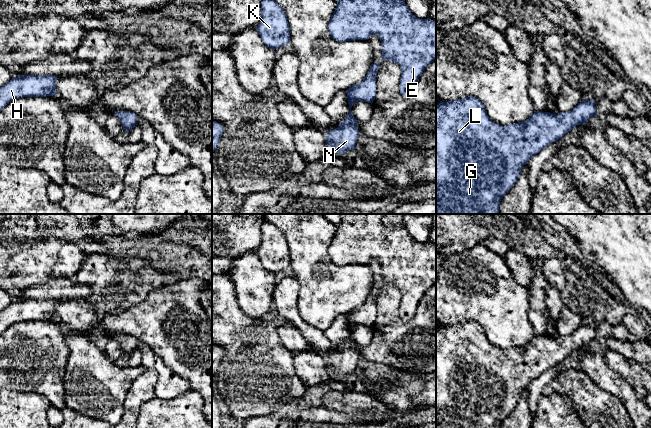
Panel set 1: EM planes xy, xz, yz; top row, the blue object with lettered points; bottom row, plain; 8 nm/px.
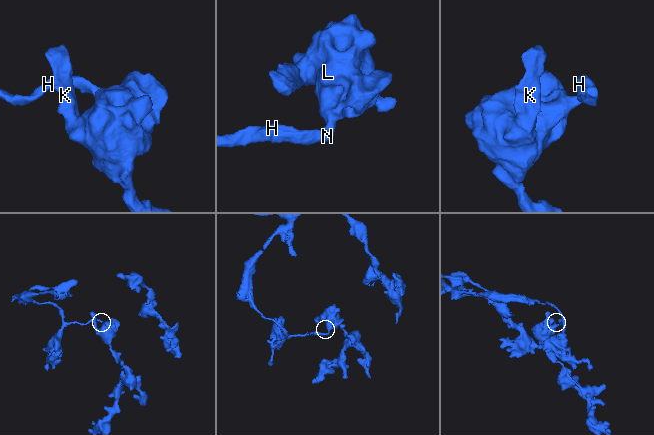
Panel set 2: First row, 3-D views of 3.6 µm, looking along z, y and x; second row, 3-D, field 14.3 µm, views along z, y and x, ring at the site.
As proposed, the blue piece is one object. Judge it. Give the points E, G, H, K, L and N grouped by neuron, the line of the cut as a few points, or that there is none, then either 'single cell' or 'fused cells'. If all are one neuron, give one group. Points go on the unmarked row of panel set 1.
groups E G H K L N; cut none; single cell

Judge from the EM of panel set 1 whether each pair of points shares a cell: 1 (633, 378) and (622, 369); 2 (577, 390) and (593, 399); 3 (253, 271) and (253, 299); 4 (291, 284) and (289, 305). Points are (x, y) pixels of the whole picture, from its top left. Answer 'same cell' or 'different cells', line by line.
1: same cell
2: same cell
3: same cell
4: same cell

